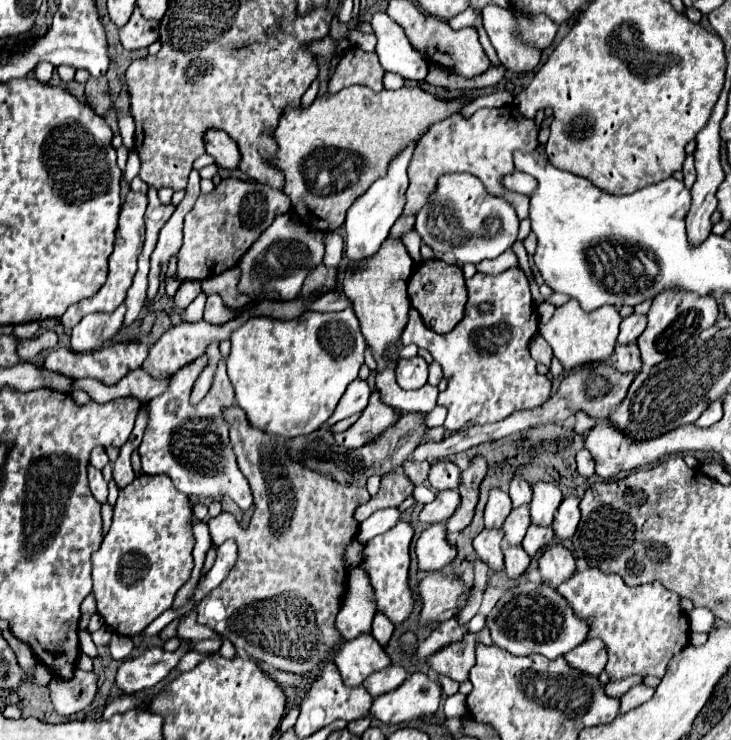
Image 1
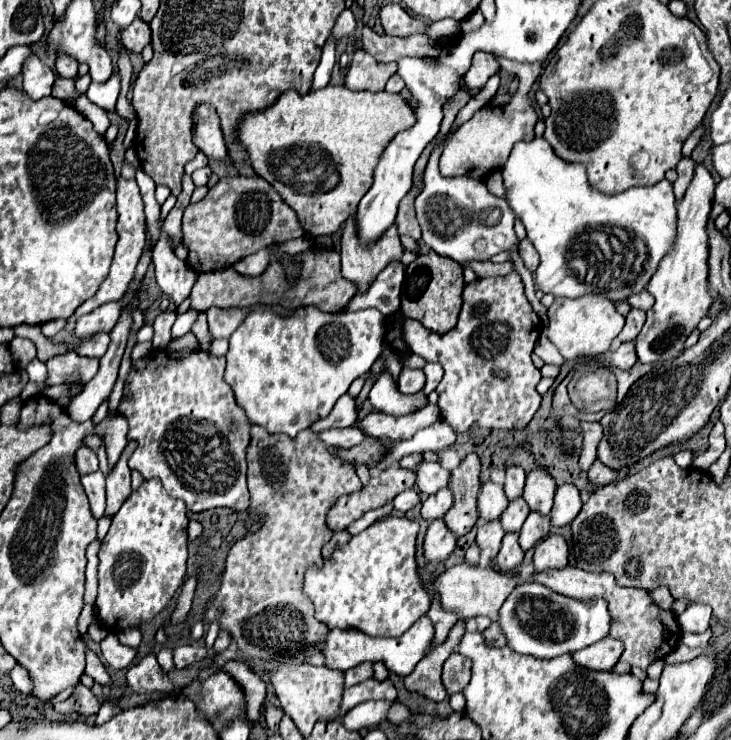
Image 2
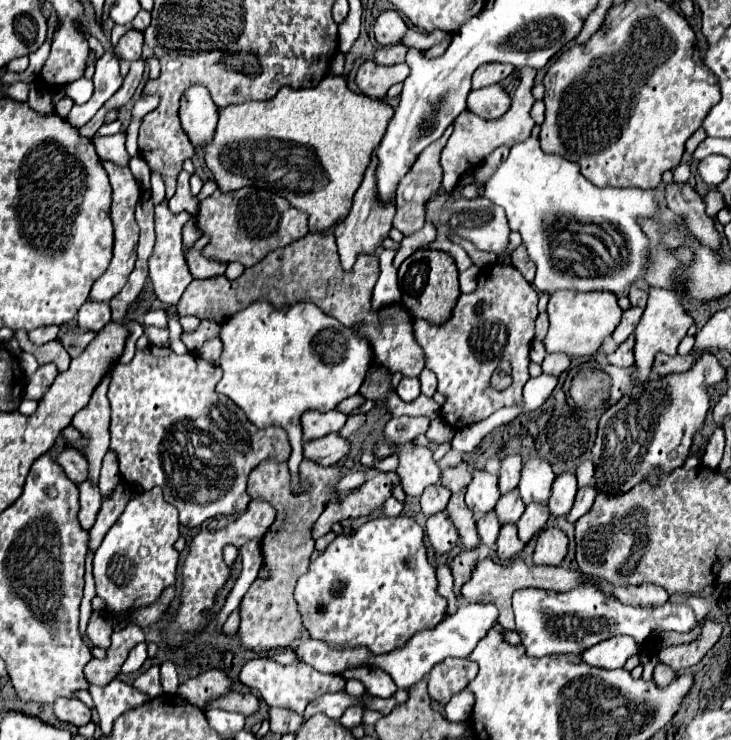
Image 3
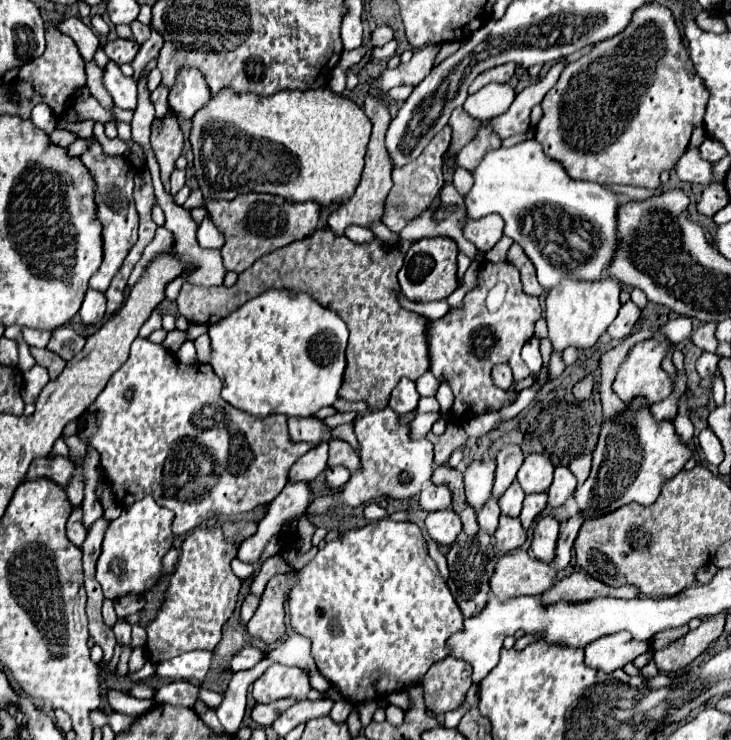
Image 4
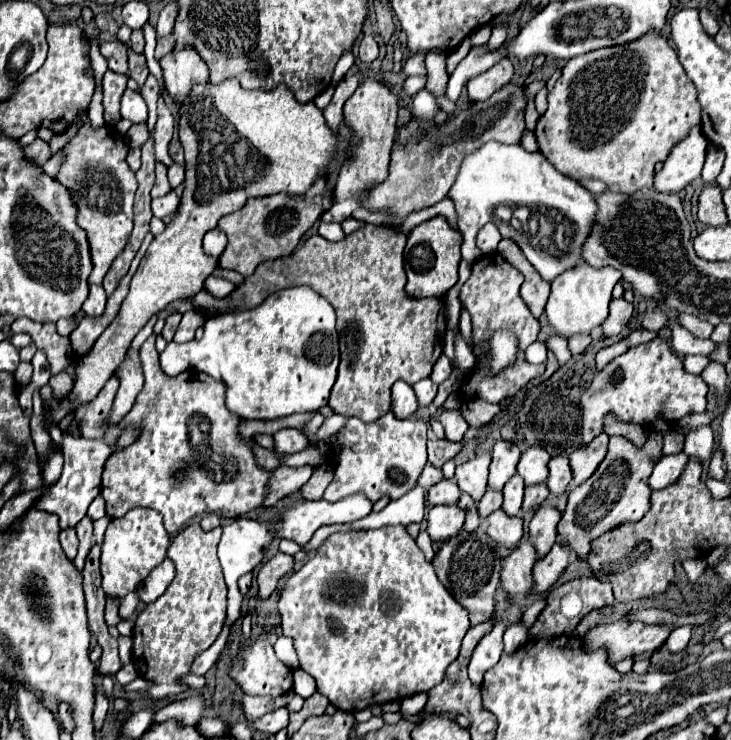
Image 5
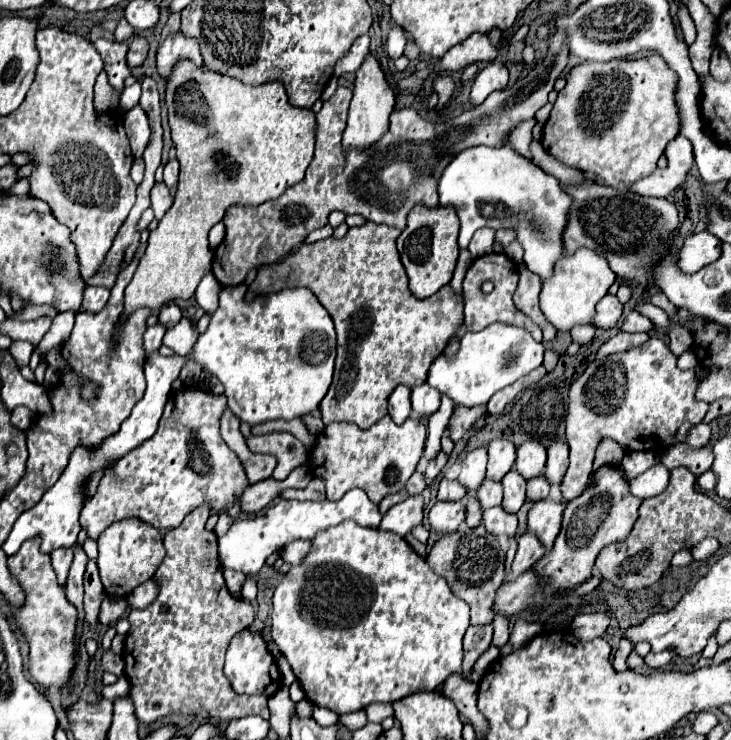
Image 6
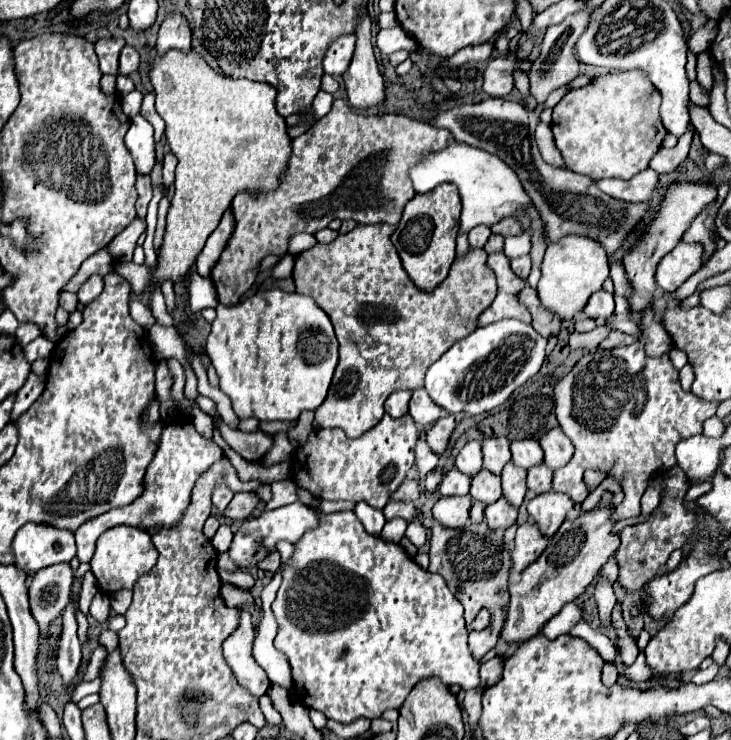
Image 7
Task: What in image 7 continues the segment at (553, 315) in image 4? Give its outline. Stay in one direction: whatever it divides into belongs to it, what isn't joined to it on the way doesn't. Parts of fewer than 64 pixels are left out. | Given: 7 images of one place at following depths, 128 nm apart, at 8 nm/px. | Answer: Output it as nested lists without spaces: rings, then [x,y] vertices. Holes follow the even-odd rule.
[[[566,236],[564,240],[548,246],[542,262],[542,278],[538,282],[538,298],[542,306],[560,320],[572,320],[574,314],[584,310],[590,296],[602,290],[602,284],[608,278],[610,268],[604,248],[584,236]]]

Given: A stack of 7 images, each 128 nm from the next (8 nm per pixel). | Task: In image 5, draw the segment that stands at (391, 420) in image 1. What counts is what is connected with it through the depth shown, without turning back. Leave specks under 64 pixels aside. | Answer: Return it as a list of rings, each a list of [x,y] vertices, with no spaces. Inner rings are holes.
[[[306,464],[306,466],[298,466],[298,468],[290,468],[290,466],[278,466],[276,472],[272,474],[272,484],[270,484],[270,494],[268,500],[264,502],[264,506],[274,506],[278,500],[282,500],[284,496],[300,490],[312,476],[314,466]]]

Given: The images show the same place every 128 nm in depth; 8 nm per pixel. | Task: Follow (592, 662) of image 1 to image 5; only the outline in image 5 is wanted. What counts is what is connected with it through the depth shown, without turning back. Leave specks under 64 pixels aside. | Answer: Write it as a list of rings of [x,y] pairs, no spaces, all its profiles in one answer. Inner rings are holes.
[[[602,624],[600,628],[594,628],[584,638],[584,648],[588,652],[594,652],[598,648],[604,648],[608,654],[608,664],[614,666],[616,662],[636,656],[640,652],[654,652],[658,650],[666,638],[670,636],[672,628],[664,624]]]

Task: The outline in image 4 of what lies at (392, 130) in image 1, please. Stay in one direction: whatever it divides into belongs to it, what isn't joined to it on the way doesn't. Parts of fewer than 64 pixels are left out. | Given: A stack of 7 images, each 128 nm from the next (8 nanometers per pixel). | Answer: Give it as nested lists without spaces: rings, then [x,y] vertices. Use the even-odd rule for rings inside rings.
[[[226,88],[224,92],[216,94],[210,98],[210,102],[196,112],[196,116],[192,118],[192,132],[190,132],[190,142],[192,142],[192,152],[194,152],[194,168],[196,168],[196,178],[200,184],[200,190],[204,192],[206,200],[232,200],[238,194],[244,192],[268,192],[268,194],[278,194],[286,200],[292,202],[318,202],[320,208],[336,208],[340,204],[344,204],[344,200],[352,198],[358,182],[360,182],[360,174],[364,168],[364,156],[366,156],[366,146],[370,140],[370,132],[372,132],[372,122],[368,120],[368,116],[364,114],[364,110],[350,100],[344,94],[336,94],[332,88],[318,88],[318,90],[280,90],[274,96],[268,98],[260,98],[256,94],[234,94],[230,88]]]

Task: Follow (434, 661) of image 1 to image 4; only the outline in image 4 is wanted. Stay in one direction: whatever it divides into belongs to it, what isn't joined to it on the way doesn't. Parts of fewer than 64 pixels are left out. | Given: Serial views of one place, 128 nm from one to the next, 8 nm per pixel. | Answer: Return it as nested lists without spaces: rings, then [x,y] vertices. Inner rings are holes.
[[[448,656],[446,660],[438,660],[436,664],[432,664],[432,668],[426,672],[422,680],[426,708],[432,710],[434,714],[446,714],[448,710],[458,708],[470,686],[472,686],[472,666],[468,662],[452,658],[452,656]]]

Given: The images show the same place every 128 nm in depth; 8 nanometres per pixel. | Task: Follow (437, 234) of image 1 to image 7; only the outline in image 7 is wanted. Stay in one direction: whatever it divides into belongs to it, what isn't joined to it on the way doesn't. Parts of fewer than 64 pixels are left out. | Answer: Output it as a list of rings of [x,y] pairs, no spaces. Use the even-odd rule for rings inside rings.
[[[476,226],[468,232],[468,242],[470,242],[470,248],[484,248],[488,236],[490,236],[490,228],[488,226]]]

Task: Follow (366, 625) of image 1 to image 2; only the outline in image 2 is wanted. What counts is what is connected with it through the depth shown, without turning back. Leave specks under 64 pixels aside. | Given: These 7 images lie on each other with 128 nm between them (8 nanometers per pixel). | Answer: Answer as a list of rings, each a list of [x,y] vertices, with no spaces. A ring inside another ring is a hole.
[[[422,616],[418,618],[412,628],[408,632],[404,632],[400,638],[372,638],[356,628],[346,628],[346,630],[340,630],[340,628],[332,628],[328,638],[326,638],[326,644],[322,648],[324,656],[326,656],[326,666],[328,668],[336,668],[336,670],[348,670],[360,662],[378,662],[382,660],[390,672],[398,674],[398,676],[408,676],[414,666],[422,660],[422,656],[426,654],[428,646],[430,646],[430,640],[434,636],[434,626],[430,622],[428,616]]]

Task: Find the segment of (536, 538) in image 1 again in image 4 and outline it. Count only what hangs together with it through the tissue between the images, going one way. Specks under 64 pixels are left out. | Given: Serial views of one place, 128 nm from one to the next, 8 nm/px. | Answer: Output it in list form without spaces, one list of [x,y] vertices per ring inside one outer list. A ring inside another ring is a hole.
[[[542,492],[542,494],[532,494],[532,496],[526,496],[524,500],[524,508],[520,512],[520,522],[522,522],[522,528],[528,530],[532,526],[532,522],[536,520],[536,516],[540,516],[544,510],[546,510],[546,504],[548,504],[548,496]]]

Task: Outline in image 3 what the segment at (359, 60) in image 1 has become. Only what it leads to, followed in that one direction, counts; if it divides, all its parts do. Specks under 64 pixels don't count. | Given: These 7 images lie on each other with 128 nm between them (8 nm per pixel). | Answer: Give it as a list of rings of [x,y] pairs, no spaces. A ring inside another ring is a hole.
[[[366,60],[358,68],[356,84],[358,84],[360,92],[364,92],[368,96],[384,98],[388,88],[396,82],[404,82],[406,76],[408,76],[408,66],[404,62],[394,64],[394,66],[380,66],[380,64]]]

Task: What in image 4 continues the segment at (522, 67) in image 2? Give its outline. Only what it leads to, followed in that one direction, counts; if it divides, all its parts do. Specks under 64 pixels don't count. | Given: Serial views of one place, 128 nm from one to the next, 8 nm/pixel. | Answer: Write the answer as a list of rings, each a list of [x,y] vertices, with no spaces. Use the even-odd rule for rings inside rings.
[[[566,60],[556,62],[556,64],[548,70],[548,74],[546,74],[538,84],[532,84],[532,86],[524,88],[524,90],[514,98],[514,102],[512,102],[512,106],[510,106],[510,110],[508,110],[506,114],[502,114],[502,116],[498,116],[498,118],[494,118],[494,120],[490,122],[492,130],[494,130],[502,140],[508,138],[508,136],[512,136],[512,134],[524,134],[524,132],[528,130],[532,106],[536,106],[536,104],[542,102],[544,94],[554,86],[554,82],[558,80],[558,76],[560,76],[560,72],[564,70],[566,64],[568,64]],[[456,108],[456,112],[452,112],[450,118],[450,126],[452,126],[452,142],[450,148],[444,156],[444,162],[450,164],[452,160],[456,160],[458,152],[478,134],[478,130],[482,128],[482,124],[478,120],[474,120],[472,116],[466,114],[464,108]]]

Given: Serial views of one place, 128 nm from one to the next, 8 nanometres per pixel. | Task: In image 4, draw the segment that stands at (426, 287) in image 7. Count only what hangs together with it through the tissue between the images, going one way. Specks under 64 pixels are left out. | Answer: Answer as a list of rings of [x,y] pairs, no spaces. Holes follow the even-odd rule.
[[[422,238],[404,256],[404,266],[398,272],[402,294],[412,302],[438,302],[446,300],[456,288],[456,254],[458,248],[450,238]]]

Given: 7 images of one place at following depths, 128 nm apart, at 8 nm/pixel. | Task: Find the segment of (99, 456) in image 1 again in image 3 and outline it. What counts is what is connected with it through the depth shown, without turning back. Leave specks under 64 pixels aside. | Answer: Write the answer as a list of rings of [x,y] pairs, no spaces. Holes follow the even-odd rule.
[[[66,448],[64,452],[60,452],[56,462],[60,462],[60,466],[68,474],[68,478],[72,478],[76,484],[80,484],[80,482],[84,482],[88,478],[90,464],[88,464],[88,458],[84,456],[82,450]]]

